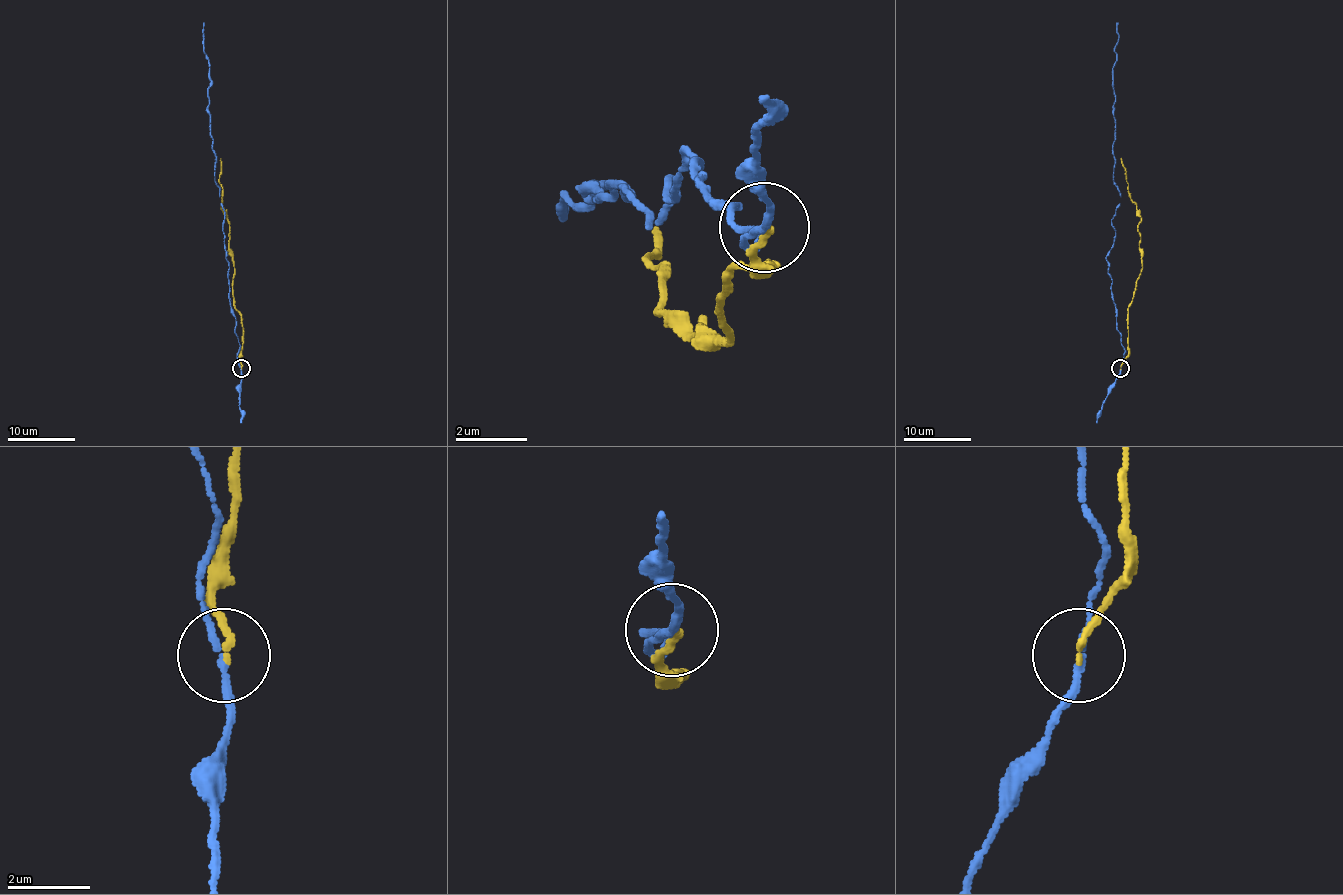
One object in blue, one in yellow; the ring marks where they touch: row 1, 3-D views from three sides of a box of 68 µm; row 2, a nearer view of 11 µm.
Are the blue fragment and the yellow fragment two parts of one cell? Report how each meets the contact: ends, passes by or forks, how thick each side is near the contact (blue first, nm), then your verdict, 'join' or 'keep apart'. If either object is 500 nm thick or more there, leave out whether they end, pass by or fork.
blue passes by; yellow ends; calibres 160 and 170 nm; keep apart

